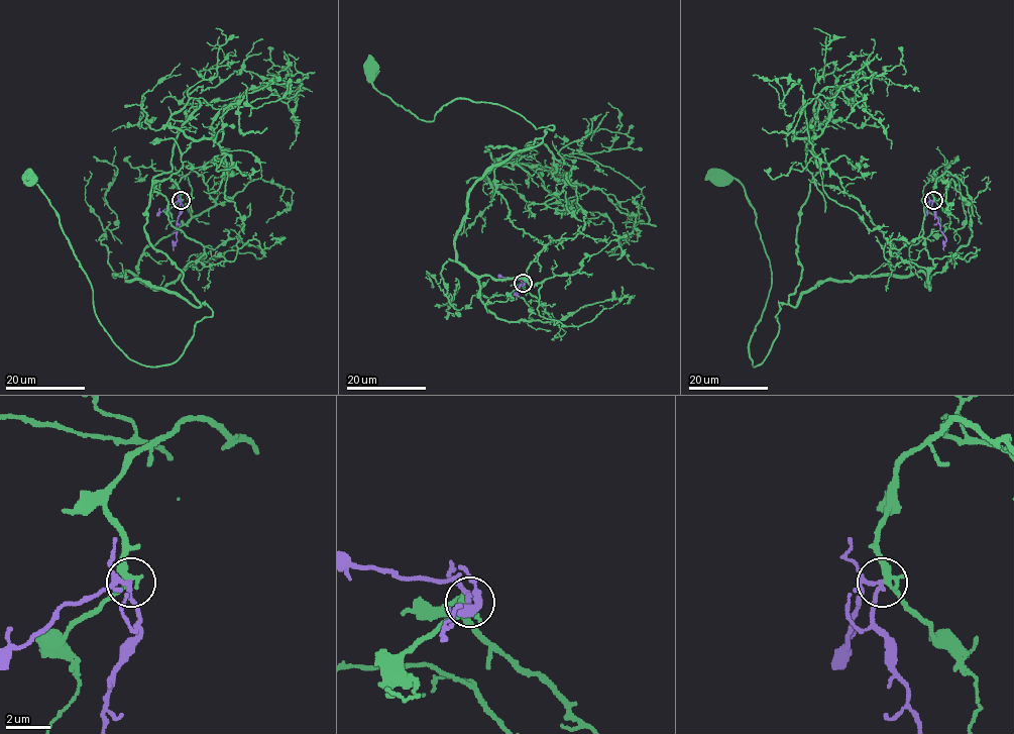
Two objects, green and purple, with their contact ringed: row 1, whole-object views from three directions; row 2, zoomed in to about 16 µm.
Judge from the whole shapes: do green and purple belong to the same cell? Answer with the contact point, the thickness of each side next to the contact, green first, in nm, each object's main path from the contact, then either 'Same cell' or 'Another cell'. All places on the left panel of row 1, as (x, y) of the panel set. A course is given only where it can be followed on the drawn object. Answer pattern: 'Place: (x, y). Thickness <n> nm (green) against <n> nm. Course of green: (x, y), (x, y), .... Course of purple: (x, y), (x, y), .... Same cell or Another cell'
Place: (181, 200). Thickness 280 nm (green) against 180 nm. Course of green: (181, 200), (196, 171), (215, 204), (113, 276), (212, 311), (150, 366), (113, 341), (28, 179). Course of purple: (182, 200), (183, 209), (173, 249). Same cell

